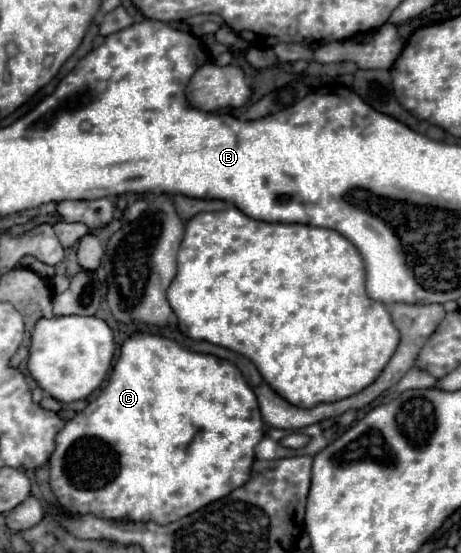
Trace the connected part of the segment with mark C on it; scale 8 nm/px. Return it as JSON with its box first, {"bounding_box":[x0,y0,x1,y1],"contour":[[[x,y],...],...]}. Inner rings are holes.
{"bounding_box":[50,334,264,524],"contour":[[[134,334],[130,336],[122,348],[120,358],[112,370],[112,376],[108,380],[108,386],[100,392],[96,400],[92,400],[82,412],[78,412],[72,420],[66,422],[62,432],[56,436],[56,450],[50,458],[50,486],[58,500],[58,504],[72,514],[78,516],[98,516],[106,520],[130,520],[130,522],[156,522],[156,524],[172,524],[188,514],[194,514],[196,510],[228,496],[232,490],[244,486],[250,480],[252,464],[254,464],[254,448],[264,438],[264,420],[258,410],[256,396],[252,388],[246,384],[242,372],[236,364],[216,358],[212,354],[198,354],[192,352],[180,344],[176,344],[170,338],[156,336],[156,334]]]}

